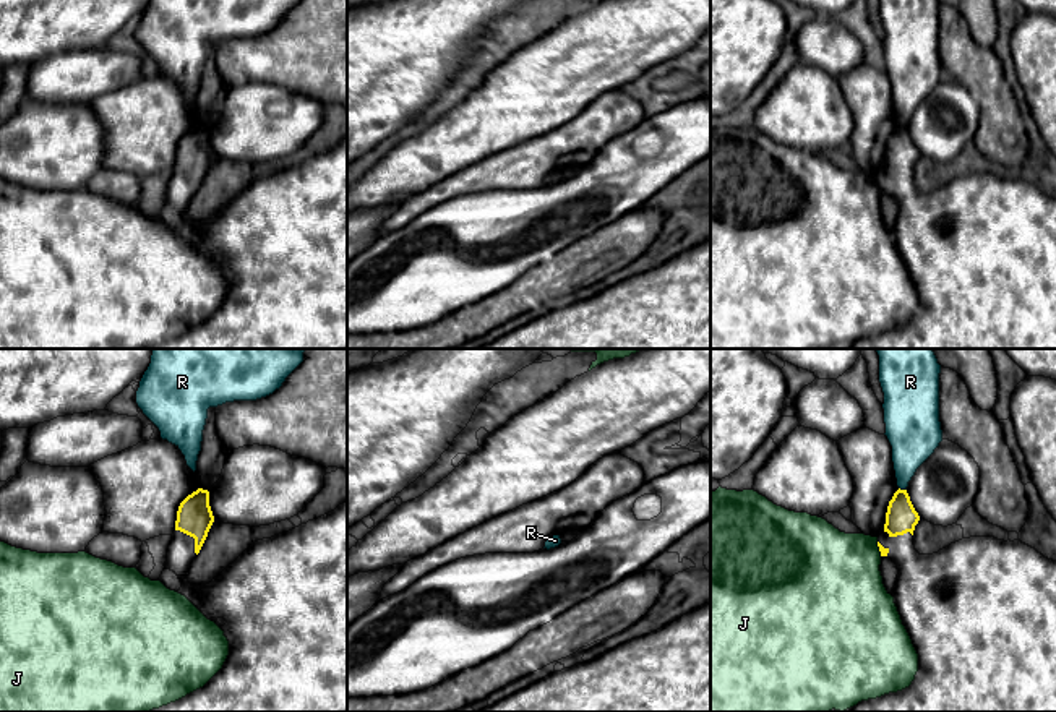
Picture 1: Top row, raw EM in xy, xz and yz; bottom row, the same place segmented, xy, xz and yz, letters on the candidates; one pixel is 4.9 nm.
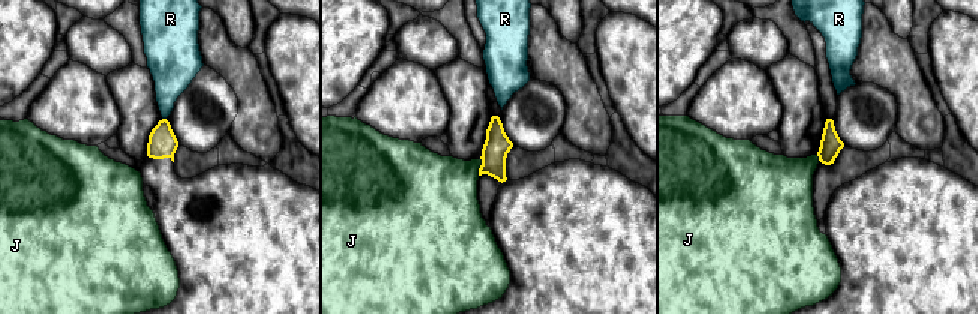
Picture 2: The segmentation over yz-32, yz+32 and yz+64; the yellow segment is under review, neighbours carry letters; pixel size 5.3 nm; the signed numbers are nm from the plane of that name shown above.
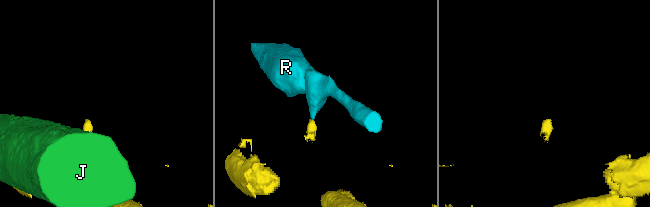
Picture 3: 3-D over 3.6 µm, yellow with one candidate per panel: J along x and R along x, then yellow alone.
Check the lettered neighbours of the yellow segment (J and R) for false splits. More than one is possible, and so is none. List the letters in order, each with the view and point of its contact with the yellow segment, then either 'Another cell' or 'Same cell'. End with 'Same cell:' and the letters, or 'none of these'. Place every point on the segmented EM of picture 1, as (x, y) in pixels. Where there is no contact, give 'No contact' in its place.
J: Touches yellow at yz (880, 549). Another cell
R: Touches yellow at yz (902, 490). Another cell
Same cell: none of these

